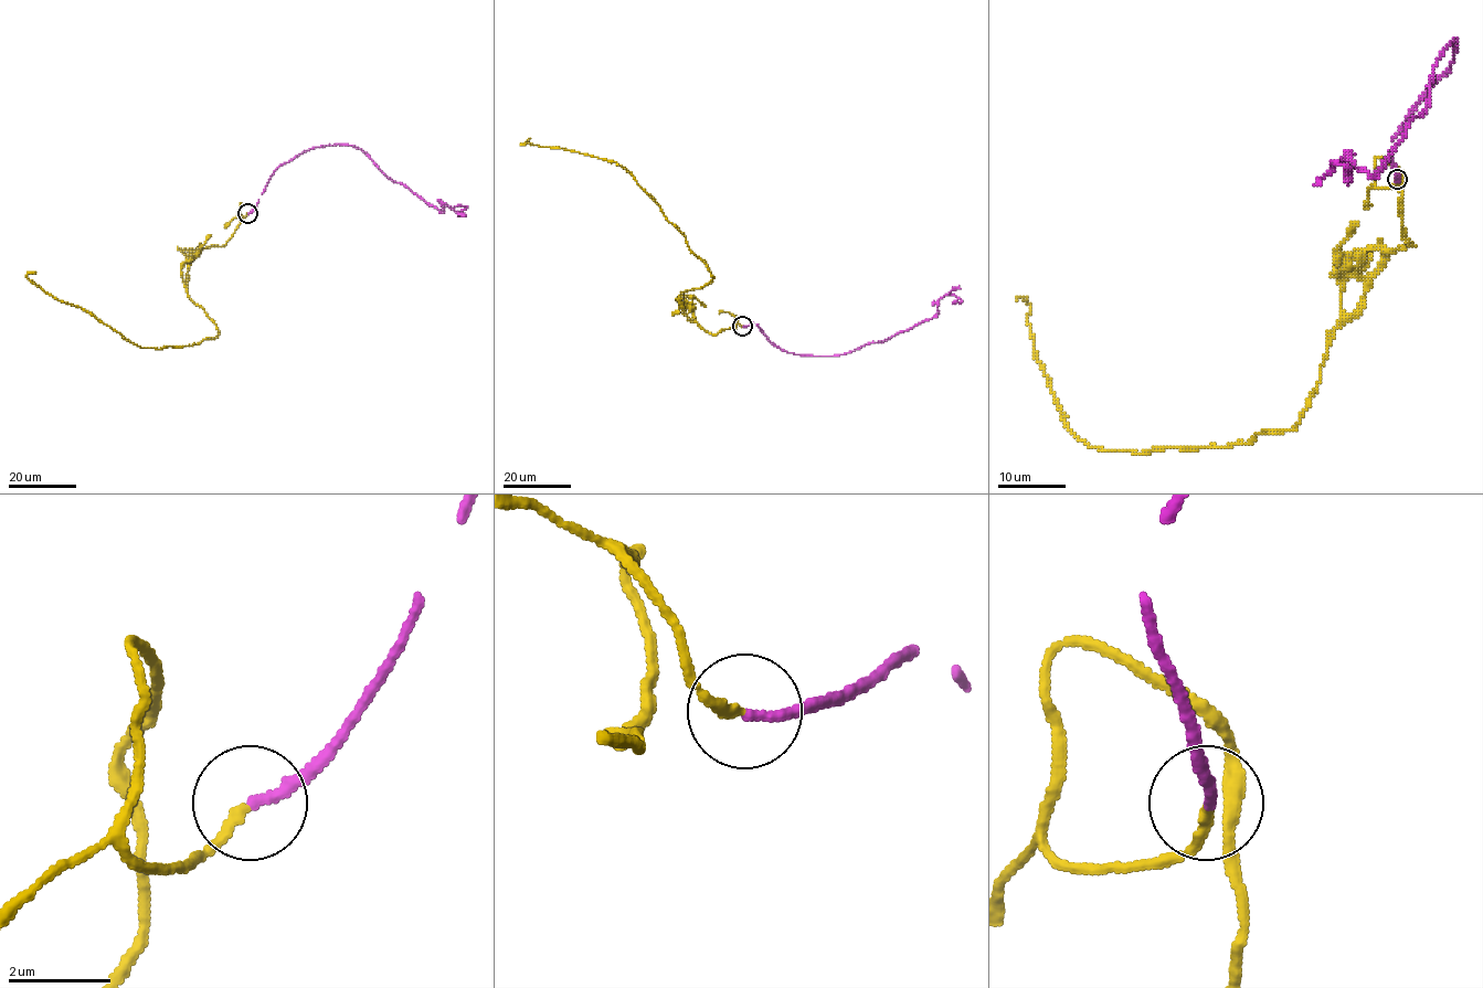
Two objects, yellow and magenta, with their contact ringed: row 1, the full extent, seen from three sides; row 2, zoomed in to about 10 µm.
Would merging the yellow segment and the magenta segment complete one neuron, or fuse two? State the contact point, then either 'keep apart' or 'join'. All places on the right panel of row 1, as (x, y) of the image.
at (1397, 179); join

